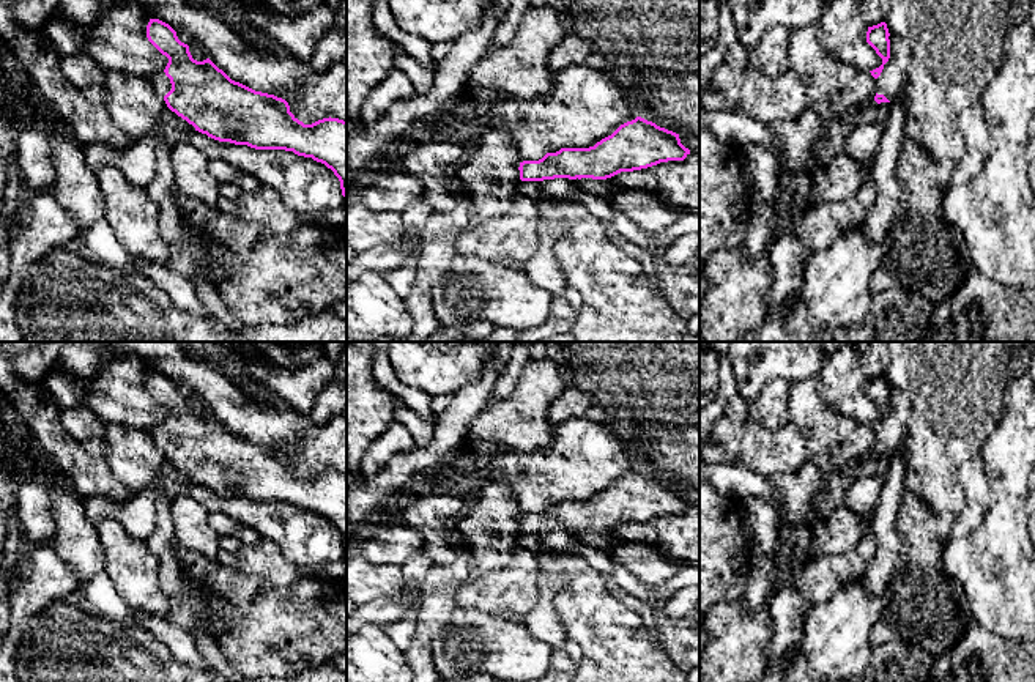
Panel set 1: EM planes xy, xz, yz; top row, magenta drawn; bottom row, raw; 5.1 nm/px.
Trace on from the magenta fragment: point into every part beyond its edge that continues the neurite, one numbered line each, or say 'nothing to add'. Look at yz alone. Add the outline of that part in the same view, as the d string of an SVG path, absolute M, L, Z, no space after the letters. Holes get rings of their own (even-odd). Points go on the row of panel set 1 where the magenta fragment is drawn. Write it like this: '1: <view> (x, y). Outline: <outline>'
1: yz (894, 77). Outline: M890 33L888 39L890 58L874 83L876 93L884 95L892 102L904 93L911 68L911 49L907 39L896 33Z

